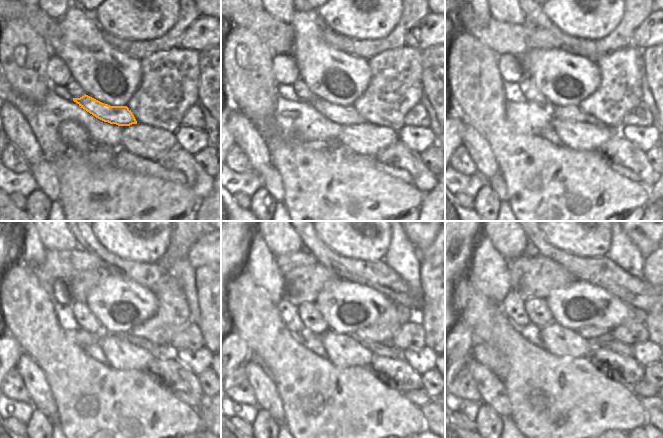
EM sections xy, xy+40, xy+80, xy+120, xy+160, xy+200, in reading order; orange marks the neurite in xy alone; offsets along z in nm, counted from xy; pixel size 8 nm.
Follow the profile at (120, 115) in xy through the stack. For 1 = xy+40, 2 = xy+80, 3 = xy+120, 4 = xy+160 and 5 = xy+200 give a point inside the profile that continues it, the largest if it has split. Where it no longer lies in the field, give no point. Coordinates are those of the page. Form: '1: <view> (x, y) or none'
1: xy+40 (342, 115)
2: xy+80 (569, 113)
3: xy+120 (157, 351)
4: xy+160 (387, 349)
5: xy+200 (620, 348)

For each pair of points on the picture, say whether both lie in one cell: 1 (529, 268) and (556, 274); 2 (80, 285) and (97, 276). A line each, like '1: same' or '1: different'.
1: same
2: same

